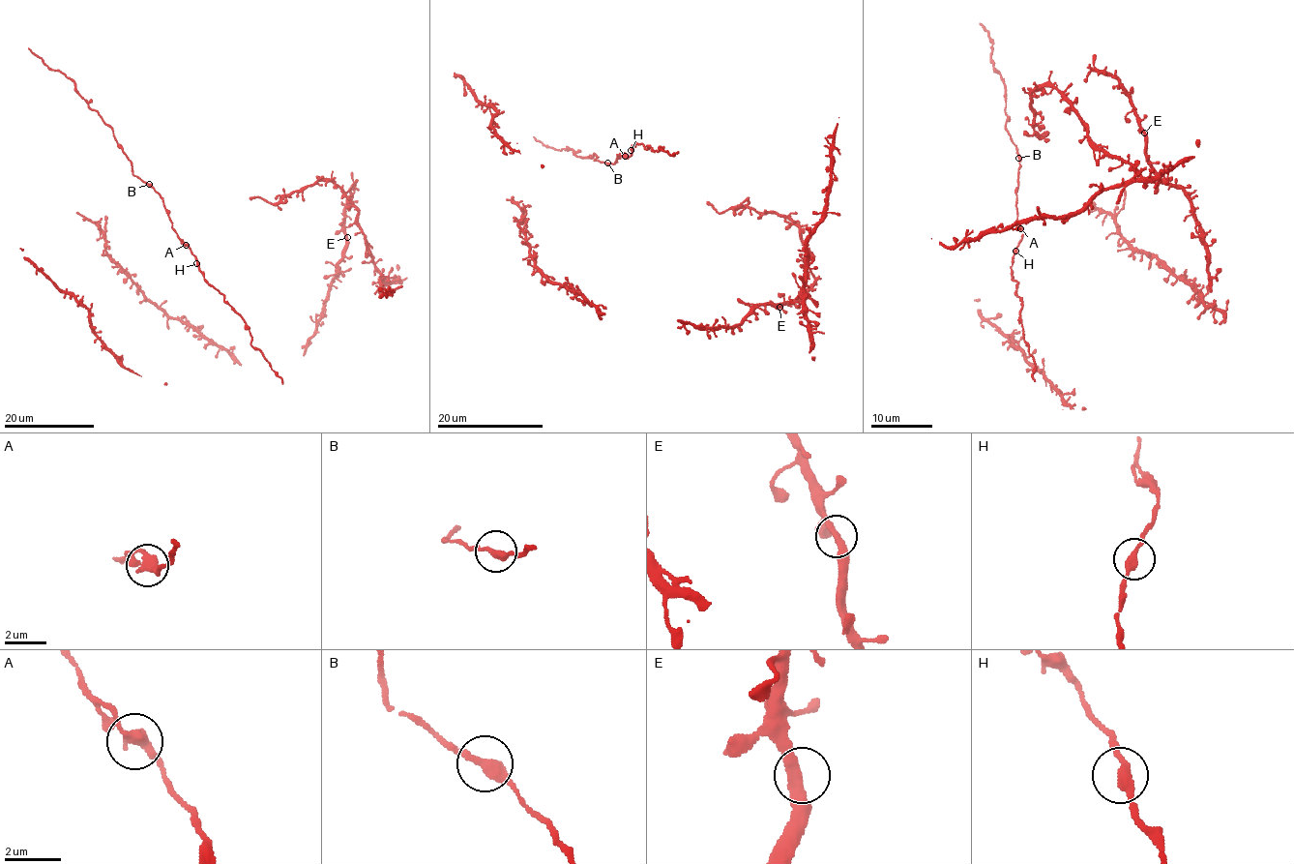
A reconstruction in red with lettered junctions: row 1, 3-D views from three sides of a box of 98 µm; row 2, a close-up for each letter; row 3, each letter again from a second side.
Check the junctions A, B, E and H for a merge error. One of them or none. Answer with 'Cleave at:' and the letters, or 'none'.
Cleave at: none

